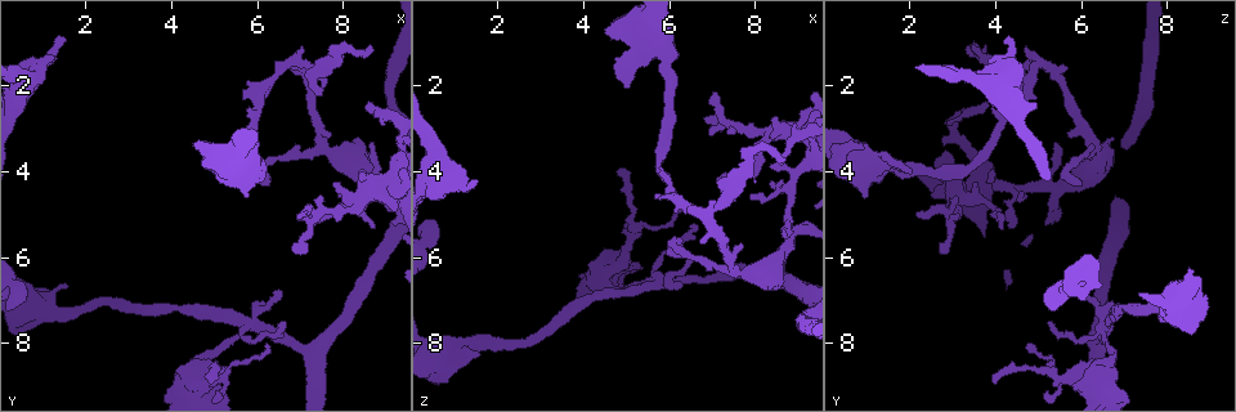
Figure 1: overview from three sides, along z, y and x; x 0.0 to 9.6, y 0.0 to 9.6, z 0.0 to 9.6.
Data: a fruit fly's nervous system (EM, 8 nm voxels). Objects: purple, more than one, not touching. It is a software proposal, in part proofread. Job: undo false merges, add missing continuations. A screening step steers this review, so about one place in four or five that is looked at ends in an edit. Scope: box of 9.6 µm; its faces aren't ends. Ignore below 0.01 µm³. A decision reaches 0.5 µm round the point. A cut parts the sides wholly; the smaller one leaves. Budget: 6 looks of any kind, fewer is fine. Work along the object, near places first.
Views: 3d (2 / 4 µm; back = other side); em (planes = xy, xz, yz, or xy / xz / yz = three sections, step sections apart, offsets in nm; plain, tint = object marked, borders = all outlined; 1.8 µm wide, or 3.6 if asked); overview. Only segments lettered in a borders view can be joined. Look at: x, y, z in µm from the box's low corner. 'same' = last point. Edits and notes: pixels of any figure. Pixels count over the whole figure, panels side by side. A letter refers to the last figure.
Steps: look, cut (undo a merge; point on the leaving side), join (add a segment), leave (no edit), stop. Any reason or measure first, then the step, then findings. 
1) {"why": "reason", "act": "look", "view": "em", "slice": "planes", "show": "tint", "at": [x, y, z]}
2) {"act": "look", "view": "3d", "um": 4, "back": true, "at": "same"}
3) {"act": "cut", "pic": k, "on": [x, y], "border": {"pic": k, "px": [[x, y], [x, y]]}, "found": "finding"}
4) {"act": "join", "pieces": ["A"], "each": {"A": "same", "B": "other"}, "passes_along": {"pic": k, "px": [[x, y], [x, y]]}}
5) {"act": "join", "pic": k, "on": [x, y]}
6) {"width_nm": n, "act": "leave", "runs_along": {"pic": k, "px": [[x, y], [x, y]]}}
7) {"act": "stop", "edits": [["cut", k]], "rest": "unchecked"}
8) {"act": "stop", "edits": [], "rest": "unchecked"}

{"why": "an open end", "act": "look", "view": "em", "slice": "planes", "show": "plain", "at": [4.55, 3.30, 0.75]}

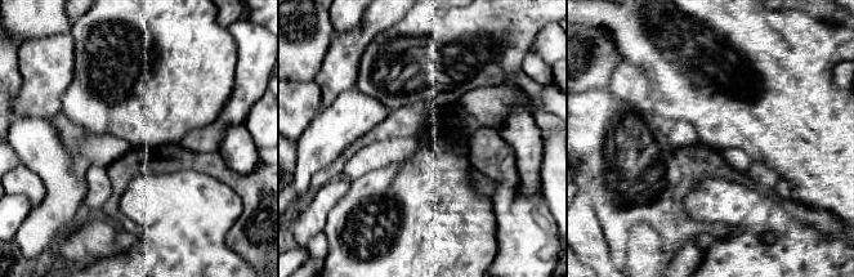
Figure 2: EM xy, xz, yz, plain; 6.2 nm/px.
{"why": "where the object lies", "act": "look", "view": "em", "slice": "planes", "show": "tint", "at": "same"}

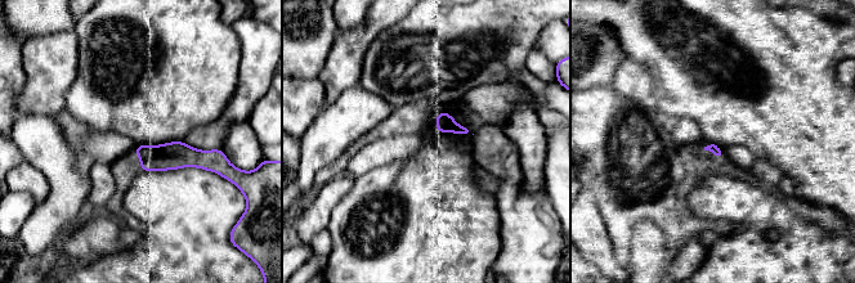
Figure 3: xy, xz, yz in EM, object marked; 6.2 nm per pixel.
{"act": "look", "view": "em", "slice": "planes", "show": "borders", "at": "same"}

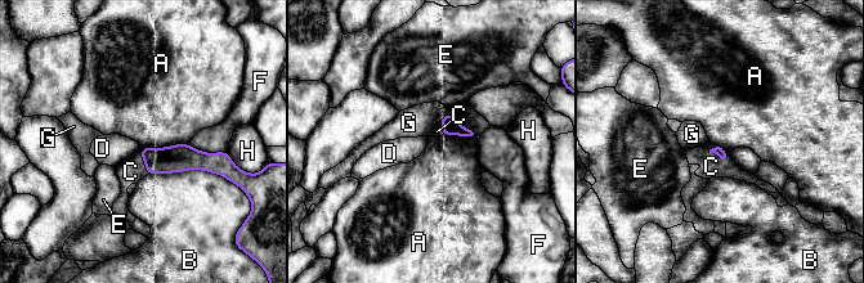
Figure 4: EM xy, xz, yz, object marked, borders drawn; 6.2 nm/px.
{"act": "join", "pieces": ["C"], "each": {"A": "other", "B": "other", "C": "same", "D": "other", "E": "other", "F": "other", "G": "other", "H": "other"}, "found": "the cell continues"}

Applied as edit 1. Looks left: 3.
{"why": "redraw", "act": "look", "view": "overview"}

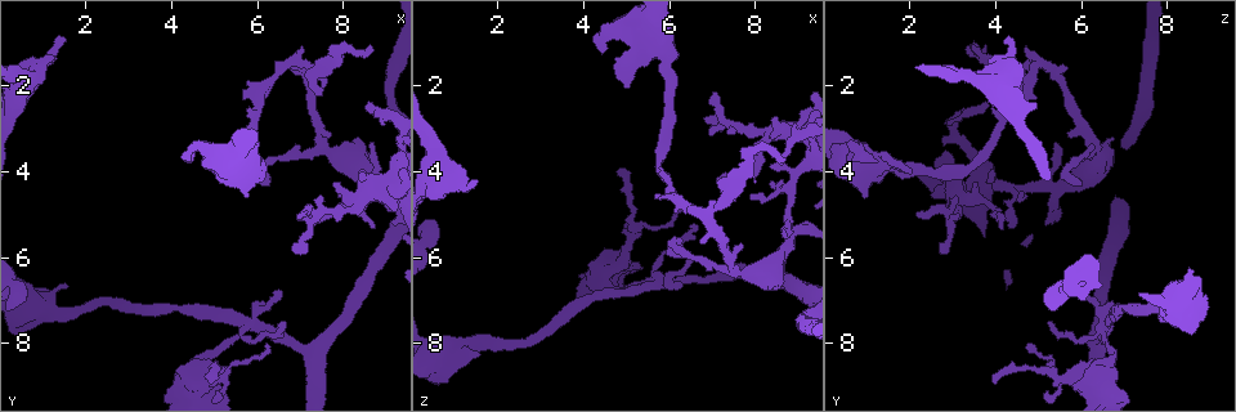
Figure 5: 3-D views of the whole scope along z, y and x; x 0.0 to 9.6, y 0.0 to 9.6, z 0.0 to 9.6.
{"why": "abrupt turn", "act": "look", "view": "em", "slice": "planes", "show": "borders", "at": [7.45, 1.70, 4.25]}

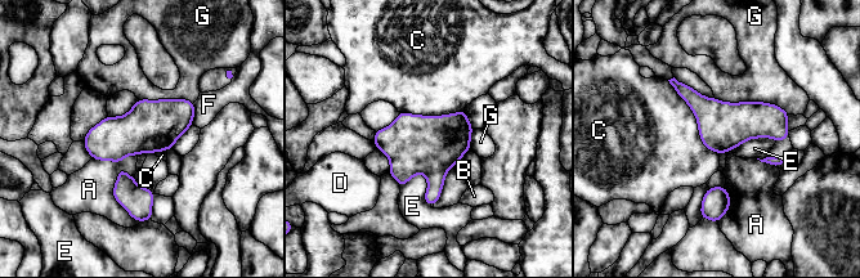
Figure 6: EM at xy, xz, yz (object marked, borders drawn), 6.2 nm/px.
{"act": "leave", "each": {"A": "other", "B": "other", "C": "other", "D": "other", "E": "other", "F": "other", "G": "other"}, "border": {"pic": 6, "px": [[667, 80], [719, 153]]}, "found": "all the same cell"}

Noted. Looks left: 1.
{"act": "stop", "edits": [["join", 4]], "rest": "unchecked"}

